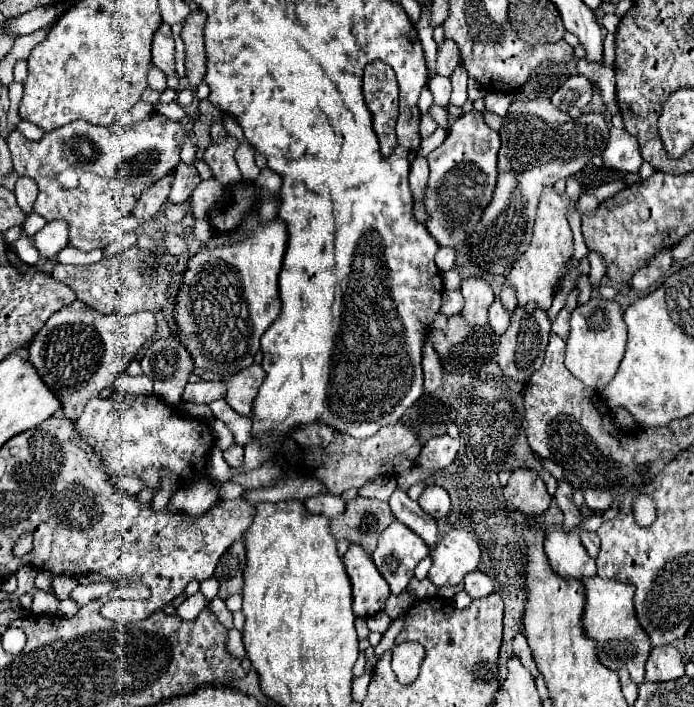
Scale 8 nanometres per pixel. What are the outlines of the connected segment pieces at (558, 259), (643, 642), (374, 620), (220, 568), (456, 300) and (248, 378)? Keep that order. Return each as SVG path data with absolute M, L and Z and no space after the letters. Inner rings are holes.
M553 187L543 189L541 199L539 199L539 207L537 207L537 219L535 219L535 227L533 227L533 237L531 237L531 245L529 249L513 263L509 275L505 277L505 281L515 289L517 293L517 305L525 307L527 303L535 303L539 309L549 311L557 285L561 281L561 277L565 275L565 265L567 261L573 259L573 233L571 233L571 225L567 221L565 211L575 207L577 203L573 199L569 199L567 193L557 193Z
M589 577L585 579L583 589L585 589L585 609L581 623L585 635L597 643L599 663L611 671L627 669L631 673L631 681L641 685L645 681L645 661L651 651L651 643L635 617L633 587L621 581Z
M377 613L377 615L373 615L373 617L367 619L367 625L369 625L371 631L385 633L385 631L389 629L389 625L391 625L391 619L389 619L389 615L385 615L385 613Z
M235 541L225 555L221 555L215 567L215 579L219 581L219 599L227 599L235 593L241 593L243 587L243 567L245 567L245 547L243 541Z
M443 291L443 301L441 301L441 315L451 317L451 315L459 315L463 309L463 299L461 299L461 291Z
M251 365L241 373L235 373L227 381L227 395L225 401L243 417L251 415L253 401L257 397L257 391L265 379L265 371L259 365Z

